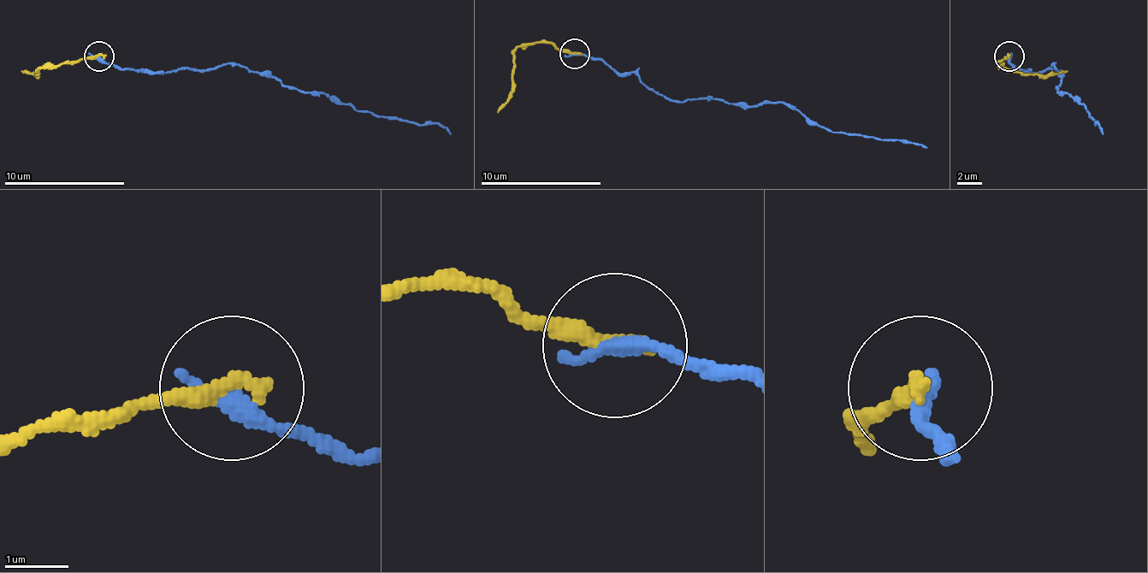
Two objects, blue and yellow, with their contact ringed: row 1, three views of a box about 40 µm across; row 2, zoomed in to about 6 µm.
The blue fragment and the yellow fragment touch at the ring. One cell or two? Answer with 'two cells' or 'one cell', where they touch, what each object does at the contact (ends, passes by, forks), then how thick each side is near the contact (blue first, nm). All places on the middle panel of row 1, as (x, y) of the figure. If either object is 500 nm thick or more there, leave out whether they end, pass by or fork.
two cells; place (575, 54); blue ends; yellow ends; calibres 280 and 300 nm

